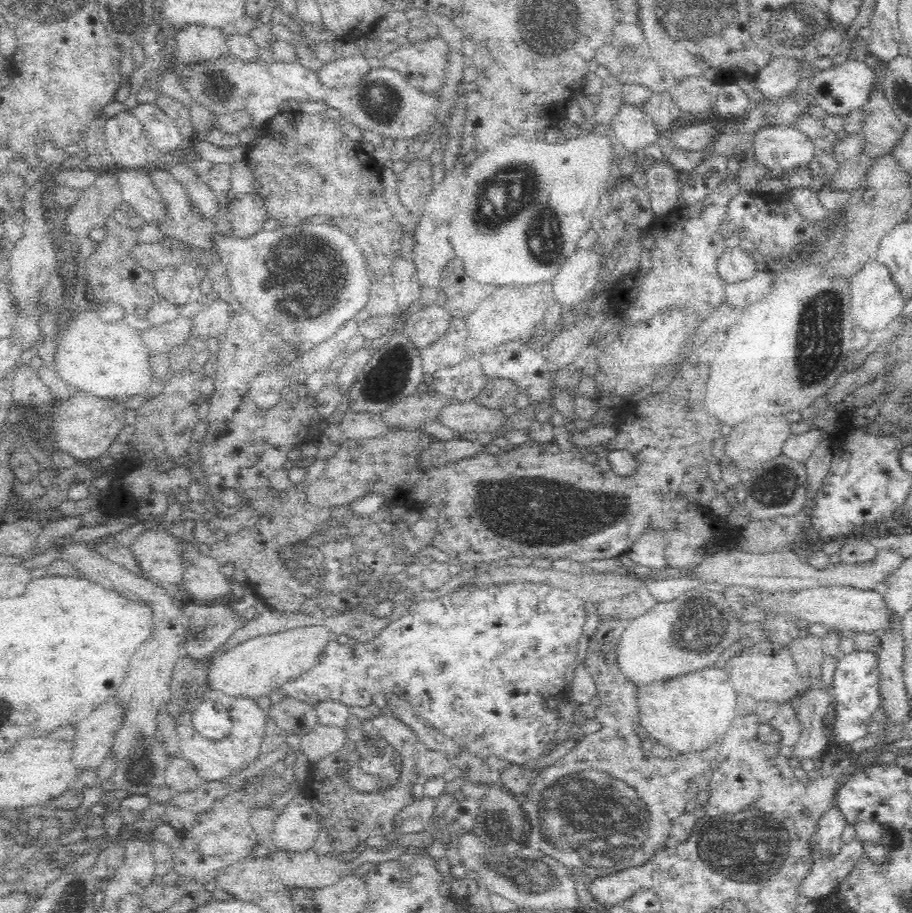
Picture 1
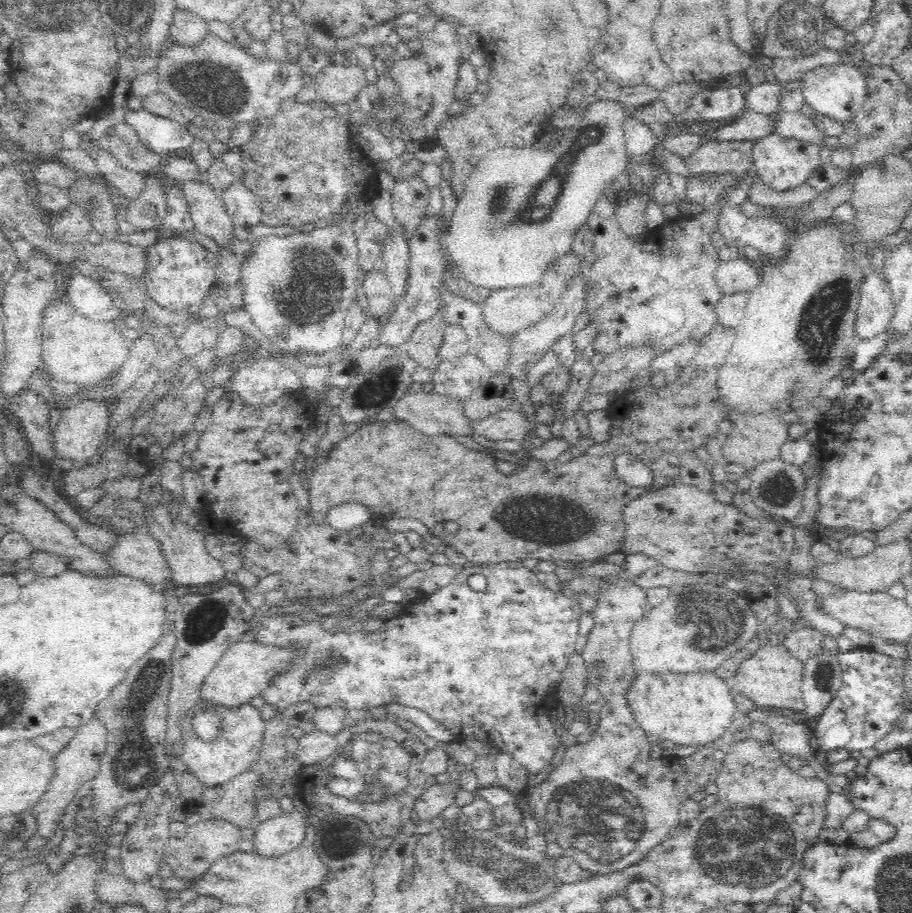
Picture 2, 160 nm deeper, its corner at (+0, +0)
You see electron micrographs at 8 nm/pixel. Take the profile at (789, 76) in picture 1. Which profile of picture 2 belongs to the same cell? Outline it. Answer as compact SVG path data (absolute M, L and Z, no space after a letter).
M766 80L758 86L751 88L751 91L743 96L746 101L747 109L754 111L771 114L780 112L780 99L782 94L786 92L786 85L780 80L773 82Z

